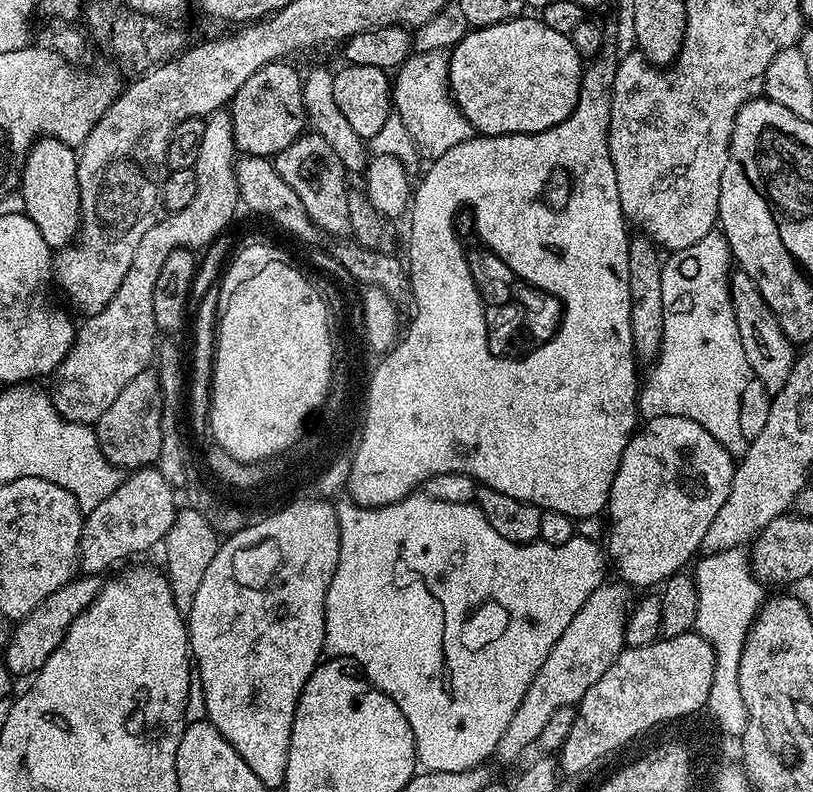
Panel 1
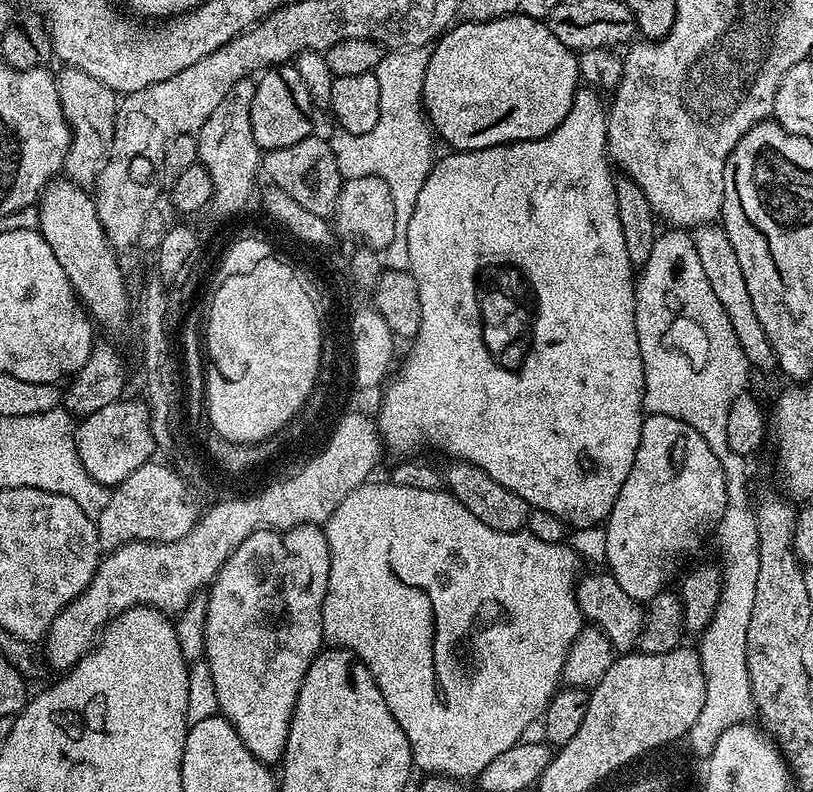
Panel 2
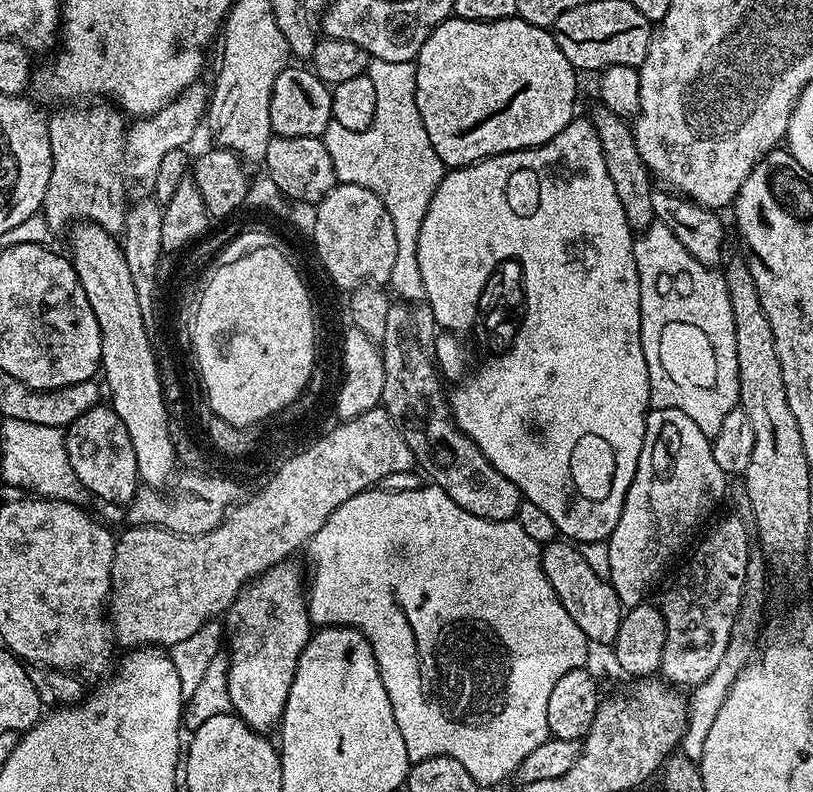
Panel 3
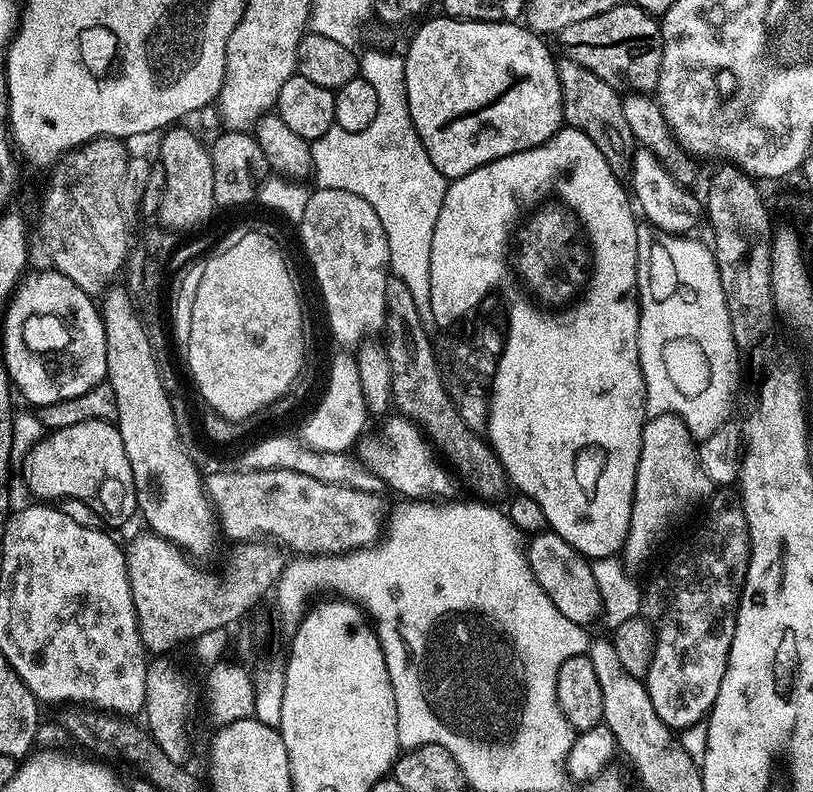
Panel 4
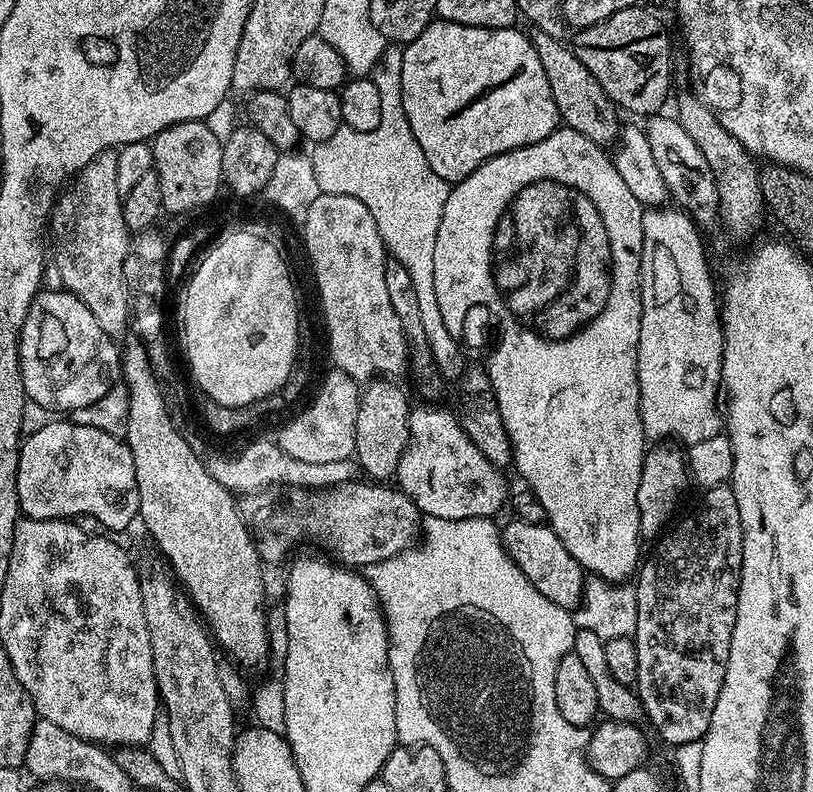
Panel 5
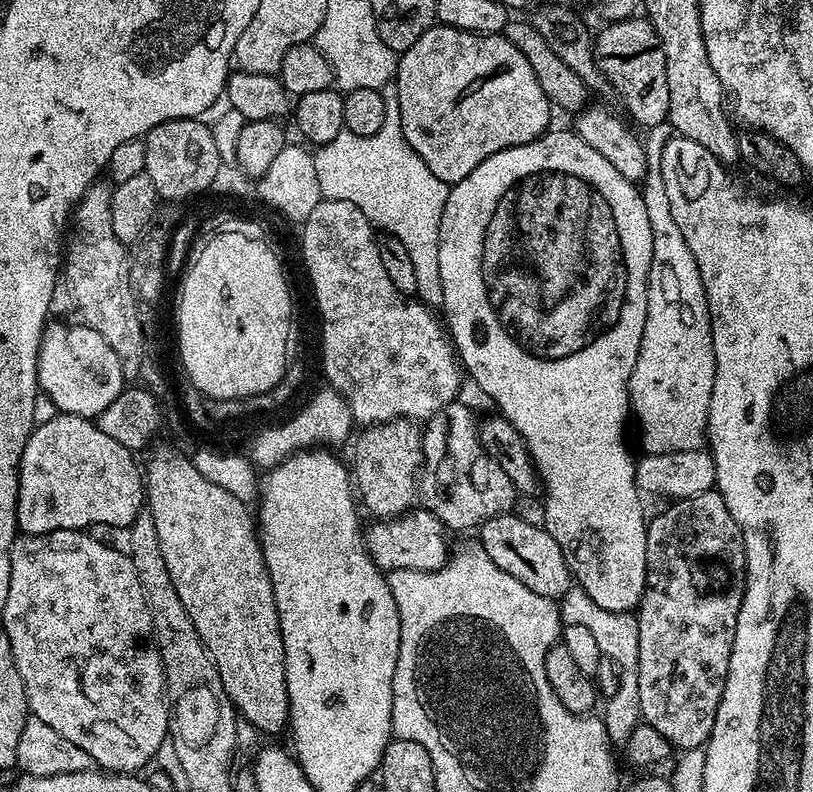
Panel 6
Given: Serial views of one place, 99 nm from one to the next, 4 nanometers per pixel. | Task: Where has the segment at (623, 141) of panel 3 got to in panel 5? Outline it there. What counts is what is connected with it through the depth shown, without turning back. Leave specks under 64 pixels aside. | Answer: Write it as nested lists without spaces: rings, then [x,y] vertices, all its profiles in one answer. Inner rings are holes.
[[[537,31],[531,33],[530,39],[534,50],[538,50],[542,70],[546,70],[546,82],[550,82],[552,87],[561,121],[578,134],[590,138],[590,142],[601,146],[608,146],[608,143],[611,145],[622,127],[622,120],[616,117],[618,109],[606,94],[606,90],[602,90],[598,78],[594,78],[590,70],[586,70],[586,66],[567,43],[550,38],[550,34],[545,32]]]

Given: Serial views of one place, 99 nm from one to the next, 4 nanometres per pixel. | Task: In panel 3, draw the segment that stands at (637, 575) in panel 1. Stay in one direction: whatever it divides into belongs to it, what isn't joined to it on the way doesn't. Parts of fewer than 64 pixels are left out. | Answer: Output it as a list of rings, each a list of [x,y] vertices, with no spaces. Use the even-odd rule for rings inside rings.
[[[652,408],[646,418],[646,434],[634,482],[622,506],[622,518],[608,535],[610,572],[607,578],[614,586],[625,609],[645,603],[648,591],[660,580],[672,555],[688,540],[688,535],[724,500],[729,477],[714,462],[711,439],[698,430],[682,410]]]

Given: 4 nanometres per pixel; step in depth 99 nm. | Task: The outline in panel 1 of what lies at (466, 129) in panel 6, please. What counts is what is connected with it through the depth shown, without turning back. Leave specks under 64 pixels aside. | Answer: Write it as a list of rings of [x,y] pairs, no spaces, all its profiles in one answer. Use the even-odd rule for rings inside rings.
[[[521,14],[515,20],[498,22],[494,26],[472,28],[450,49],[449,90],[461,114],[468,119],[473,133],[482,136],[509,136],[541,132],[565,120],[578,102],[582,58],[571,35],[550,30],[550,26],[546,26],[543,19],[536,17],[535,20],[528,15]]]

